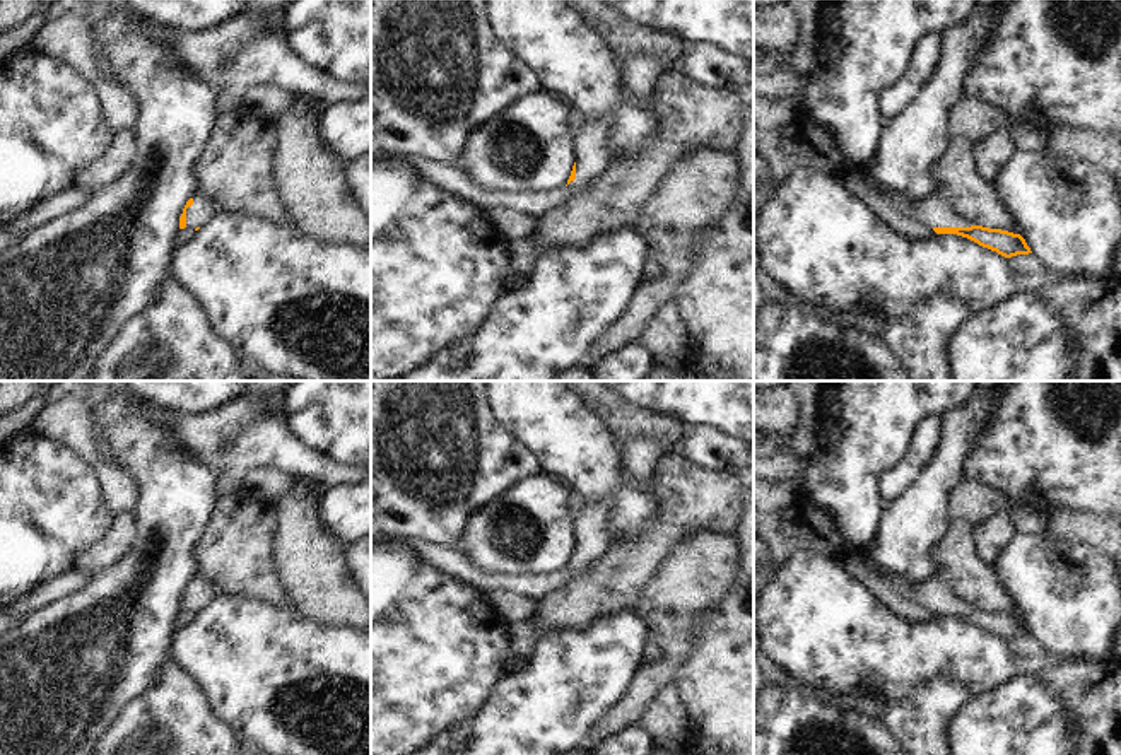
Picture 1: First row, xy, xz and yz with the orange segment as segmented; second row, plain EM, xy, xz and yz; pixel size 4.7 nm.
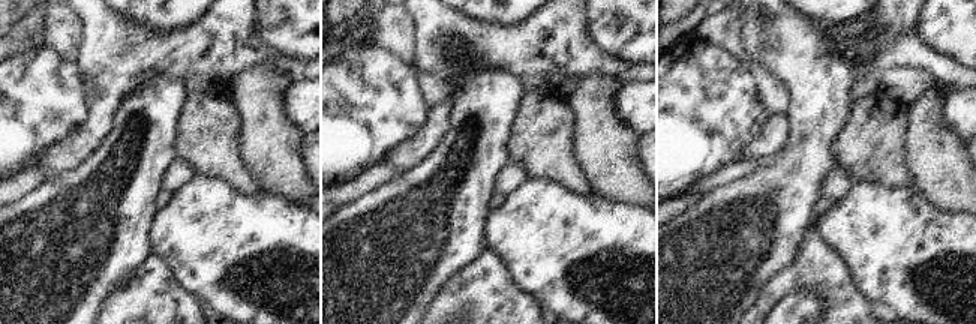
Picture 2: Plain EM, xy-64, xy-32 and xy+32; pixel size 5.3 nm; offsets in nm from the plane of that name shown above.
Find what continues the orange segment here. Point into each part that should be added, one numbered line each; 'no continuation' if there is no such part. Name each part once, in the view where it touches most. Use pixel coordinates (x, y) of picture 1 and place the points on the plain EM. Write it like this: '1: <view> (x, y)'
1: yz (932, 593)

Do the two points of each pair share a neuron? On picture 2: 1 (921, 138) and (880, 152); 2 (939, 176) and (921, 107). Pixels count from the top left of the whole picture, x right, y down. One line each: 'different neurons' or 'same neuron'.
1: different neurons
2: same neuron

